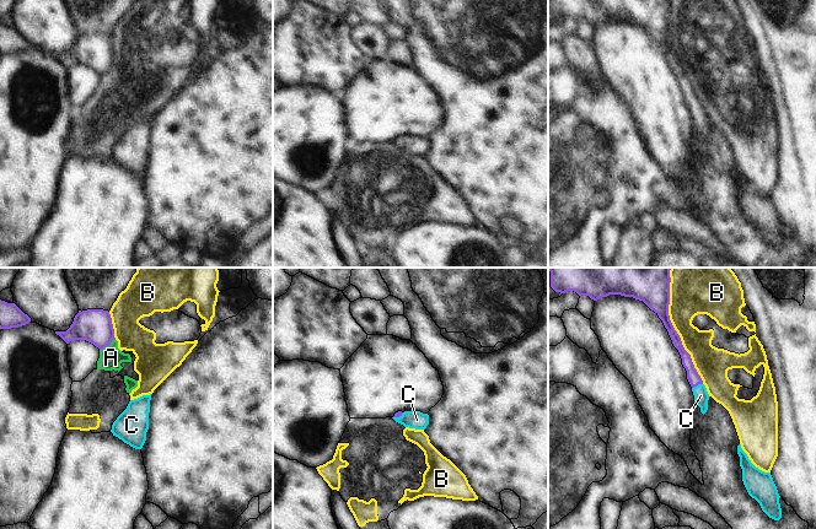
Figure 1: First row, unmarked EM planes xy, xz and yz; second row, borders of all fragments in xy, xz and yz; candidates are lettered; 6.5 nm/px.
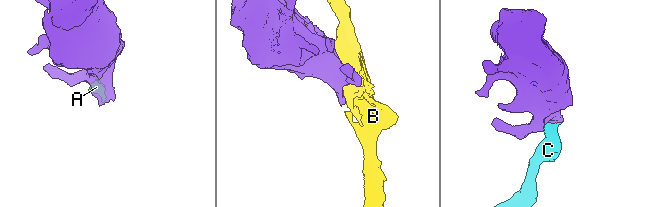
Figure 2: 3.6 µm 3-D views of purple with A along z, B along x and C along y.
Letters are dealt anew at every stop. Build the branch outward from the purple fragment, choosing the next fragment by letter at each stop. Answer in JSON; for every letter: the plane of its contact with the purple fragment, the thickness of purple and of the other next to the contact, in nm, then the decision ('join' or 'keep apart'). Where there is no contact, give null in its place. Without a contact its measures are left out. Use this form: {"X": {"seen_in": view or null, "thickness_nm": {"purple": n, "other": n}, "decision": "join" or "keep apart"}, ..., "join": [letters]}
{"A": {"seen_in": "xy", "thickness_nm": {"purple": 220, "other": 150}, "decision": "keep apart"}, "B": {"seen_in": "yz", "thickness_nm": {"purple": 180, "other": 280}, "decision": "keep apart"}, "C": {"seen_in": "yz", "thickness_nm": {"purple": 80, "other": 100}, "decision": "join"}, "join": ["C"]}

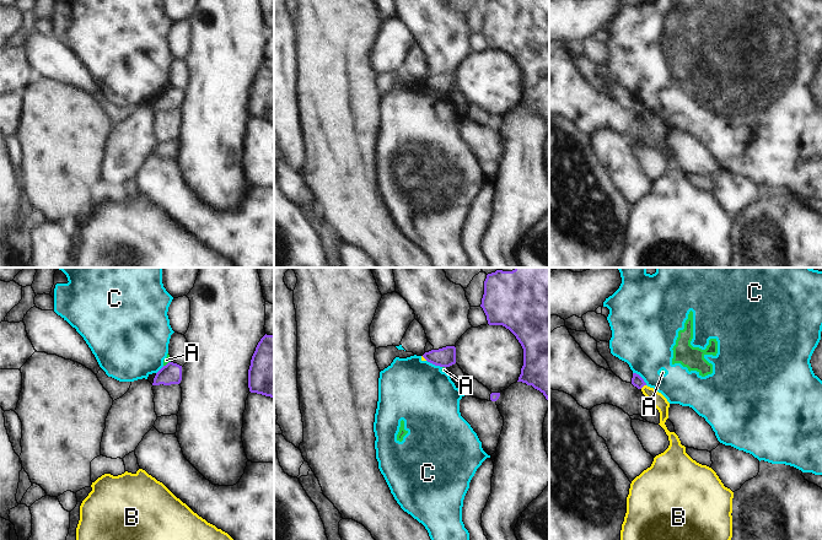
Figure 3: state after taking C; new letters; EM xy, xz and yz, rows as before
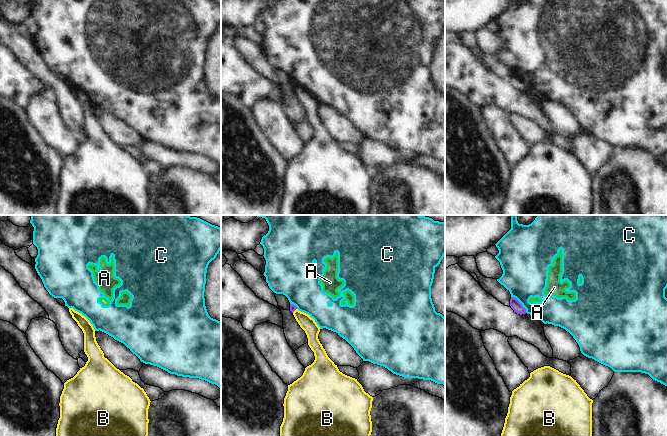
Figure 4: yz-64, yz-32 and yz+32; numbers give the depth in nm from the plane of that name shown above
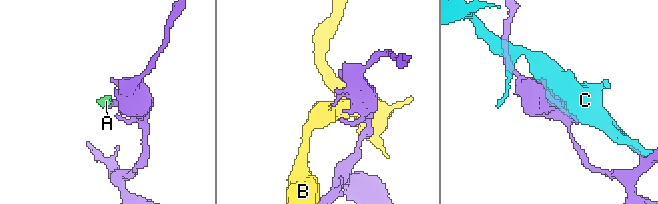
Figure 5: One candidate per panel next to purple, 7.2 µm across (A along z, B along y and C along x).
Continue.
{"A": {"seen_in": "xy", "thickness_nm": {"purple": 140, "other": 40}, "decision": "keep apart"}, "B": {"seen_in": "yz", "thickness_nm": {"purple": 80, "other": 90}, "decision": "keep apart"}, "C": {"seen_in": "yz", "thickness_nm": {"purple": 80, "other": 380}, "decision": "keep apart"}, "join": []}

